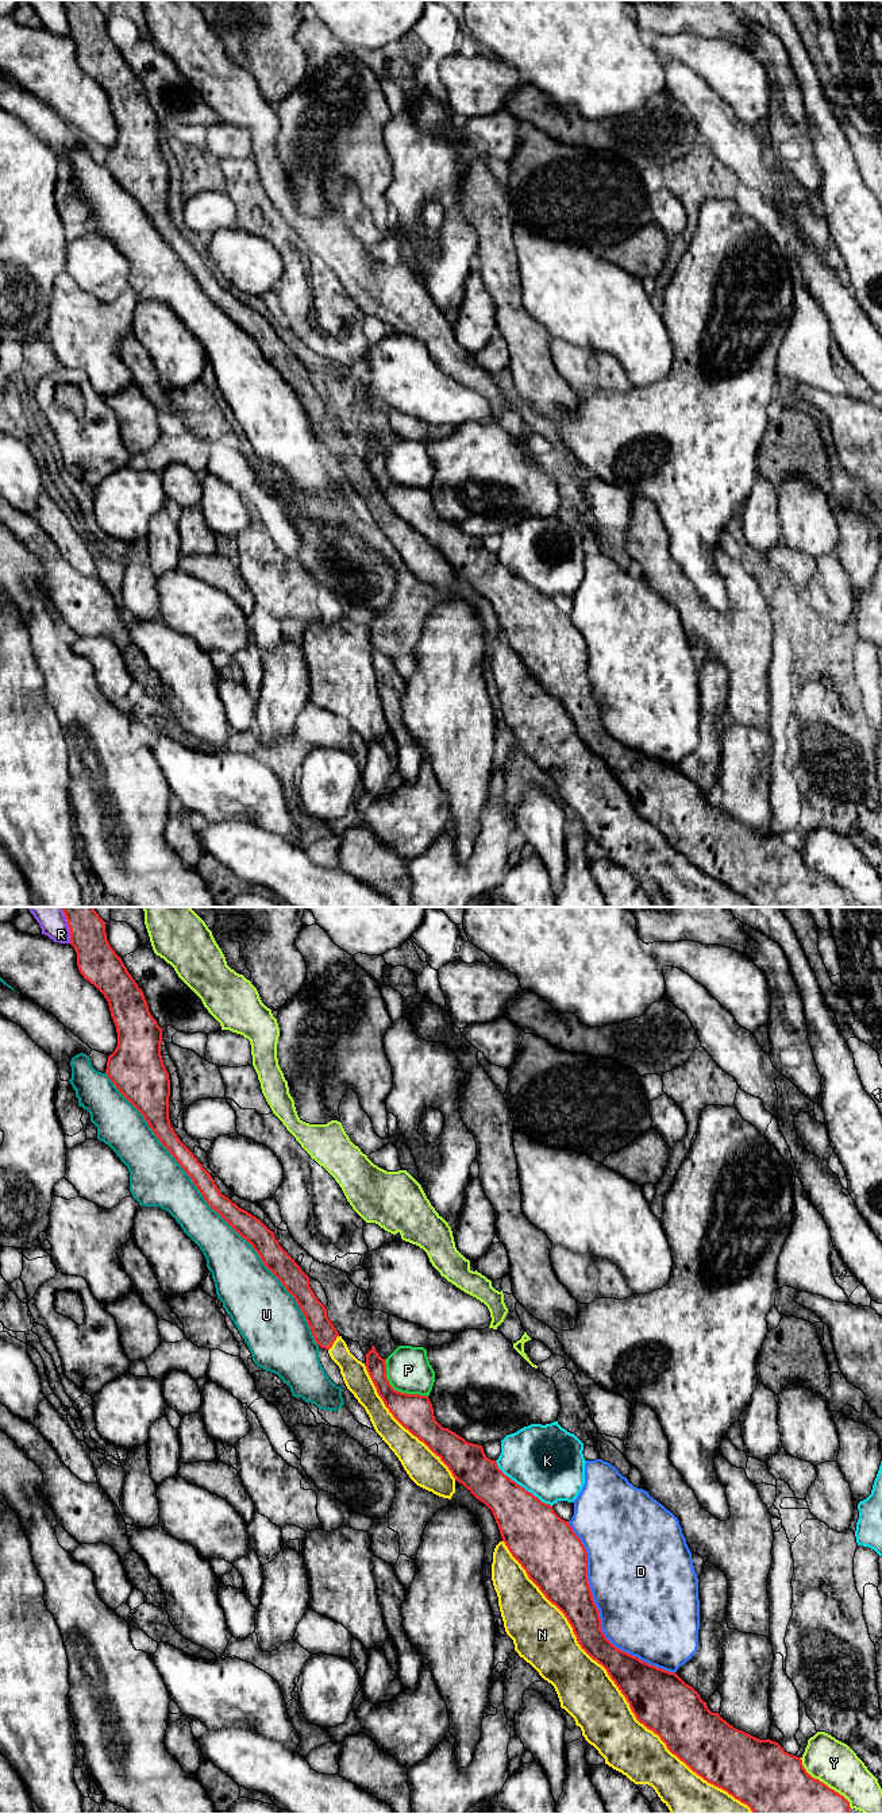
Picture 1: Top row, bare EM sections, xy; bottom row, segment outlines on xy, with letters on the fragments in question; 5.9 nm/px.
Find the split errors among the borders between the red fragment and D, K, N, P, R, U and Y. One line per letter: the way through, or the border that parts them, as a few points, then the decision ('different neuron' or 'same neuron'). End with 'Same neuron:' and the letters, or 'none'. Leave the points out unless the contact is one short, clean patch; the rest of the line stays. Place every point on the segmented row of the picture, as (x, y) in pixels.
D: different neuron
K: different neuron
N: same neuron
P: different neuron
R: different neuron
U: different neuron
Y: different neuron
Same neuron: N

